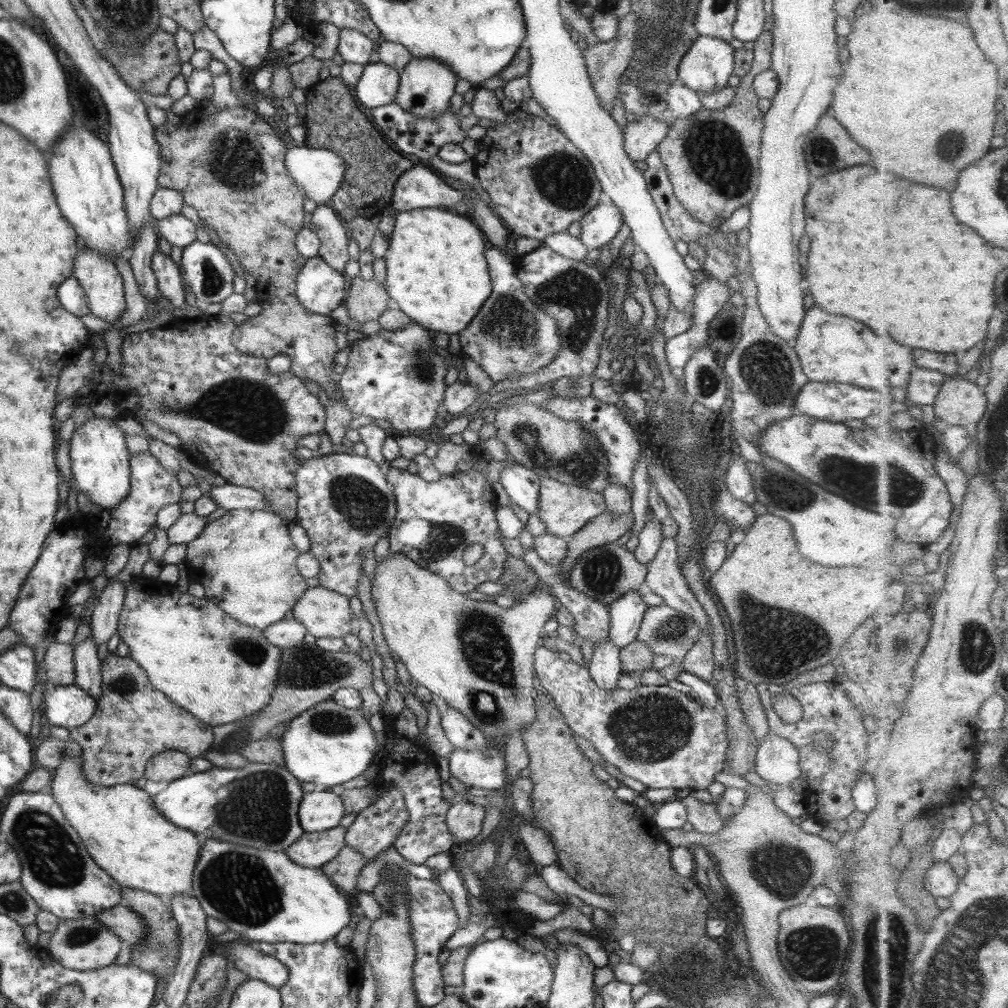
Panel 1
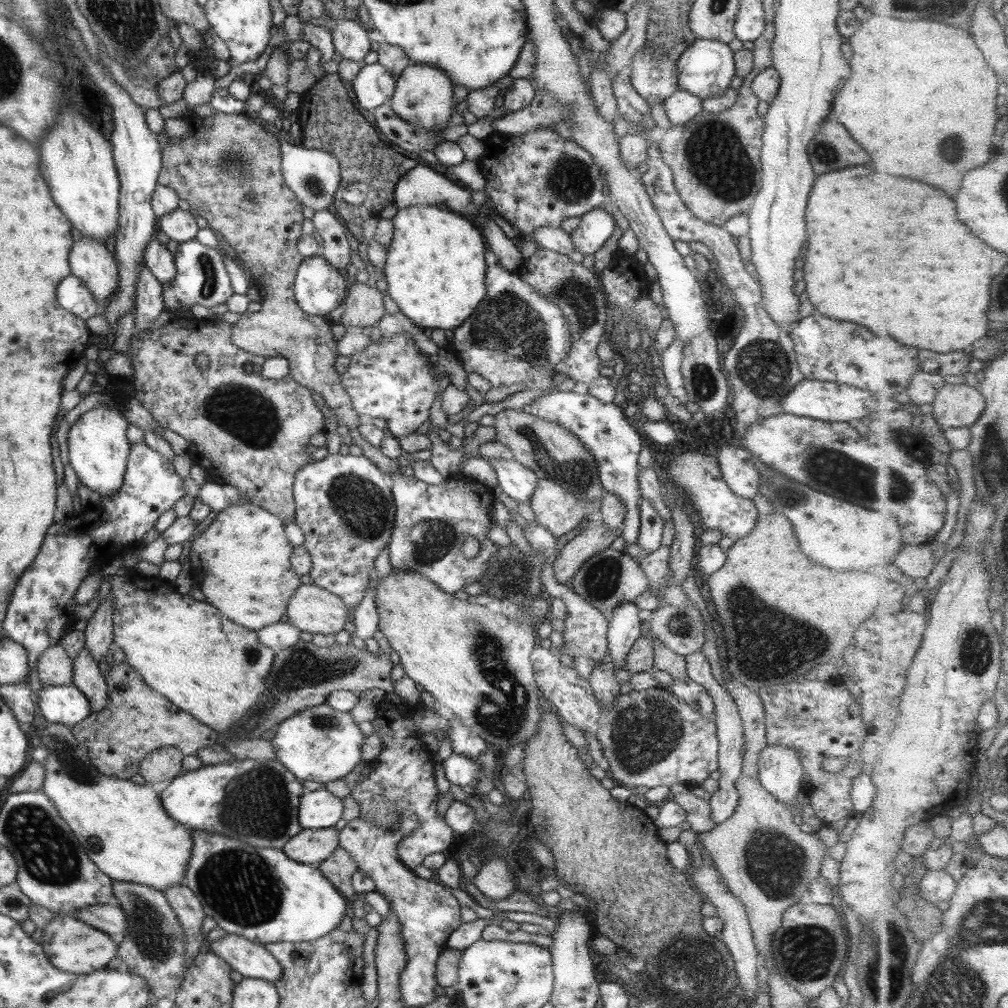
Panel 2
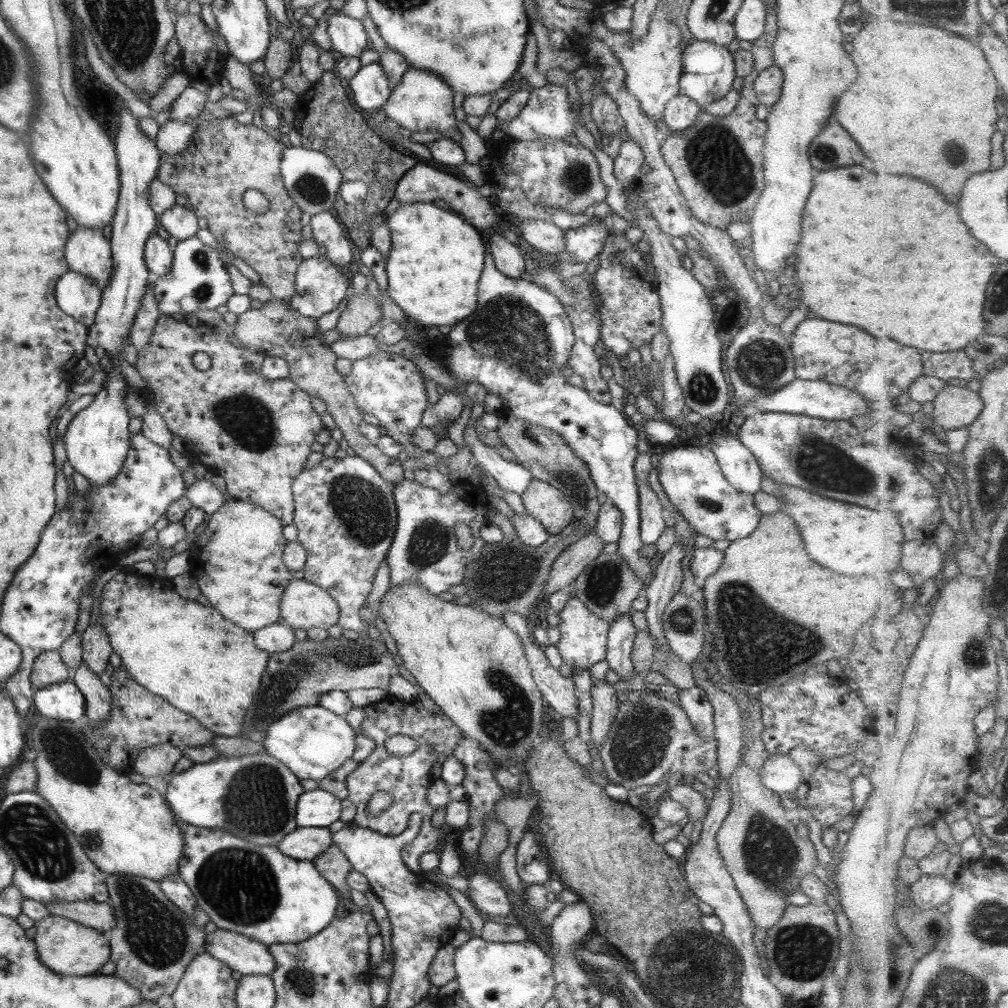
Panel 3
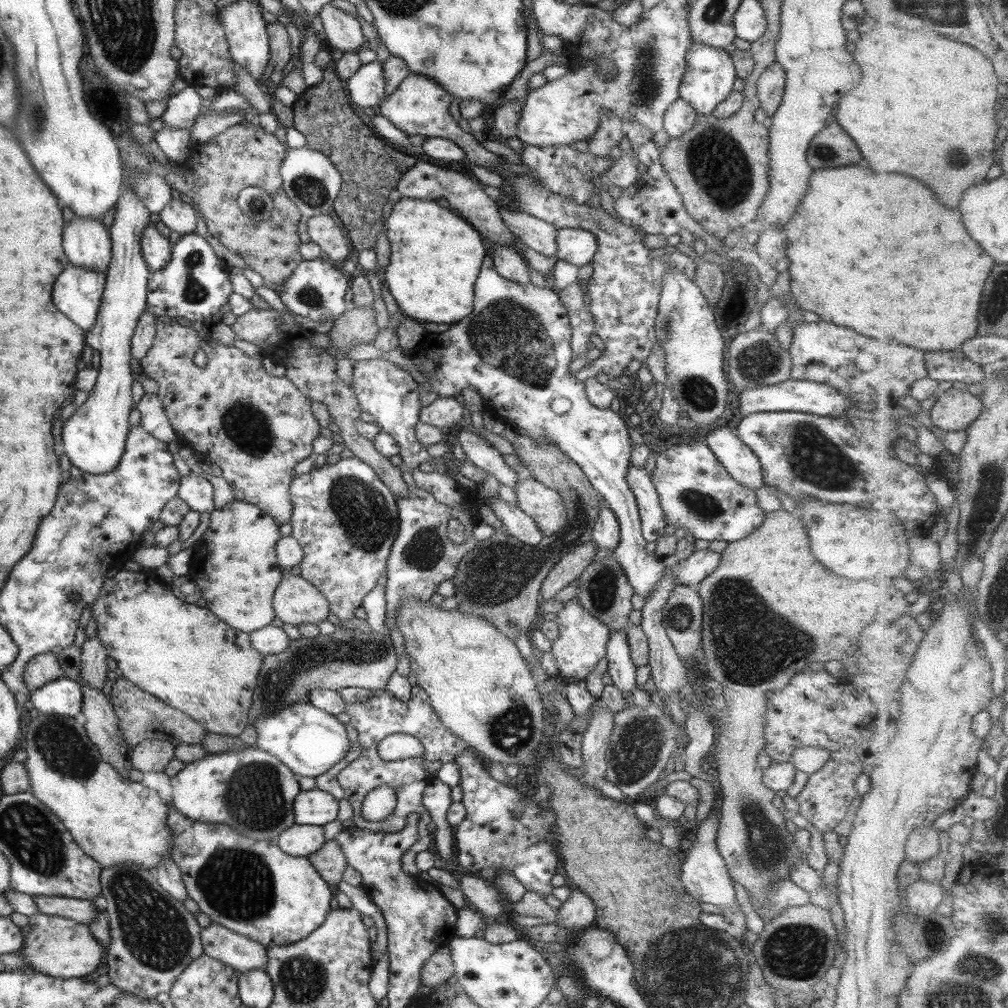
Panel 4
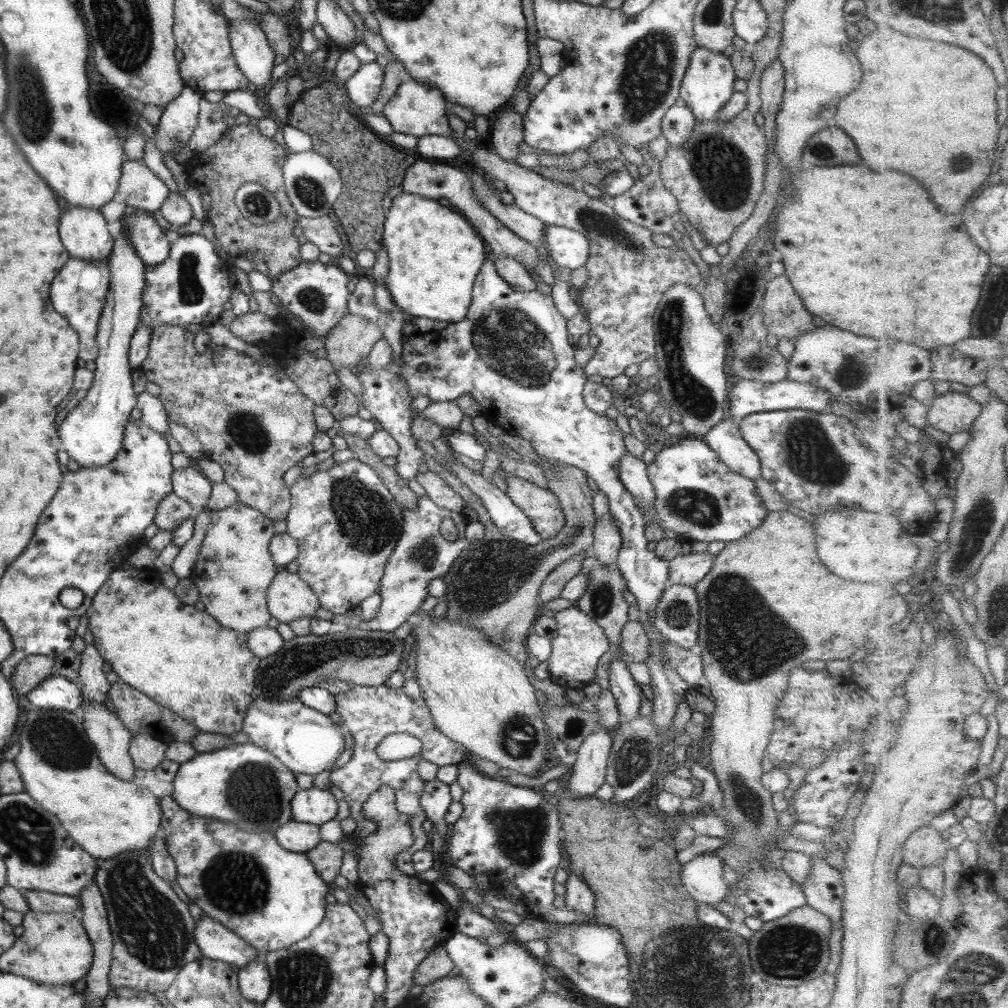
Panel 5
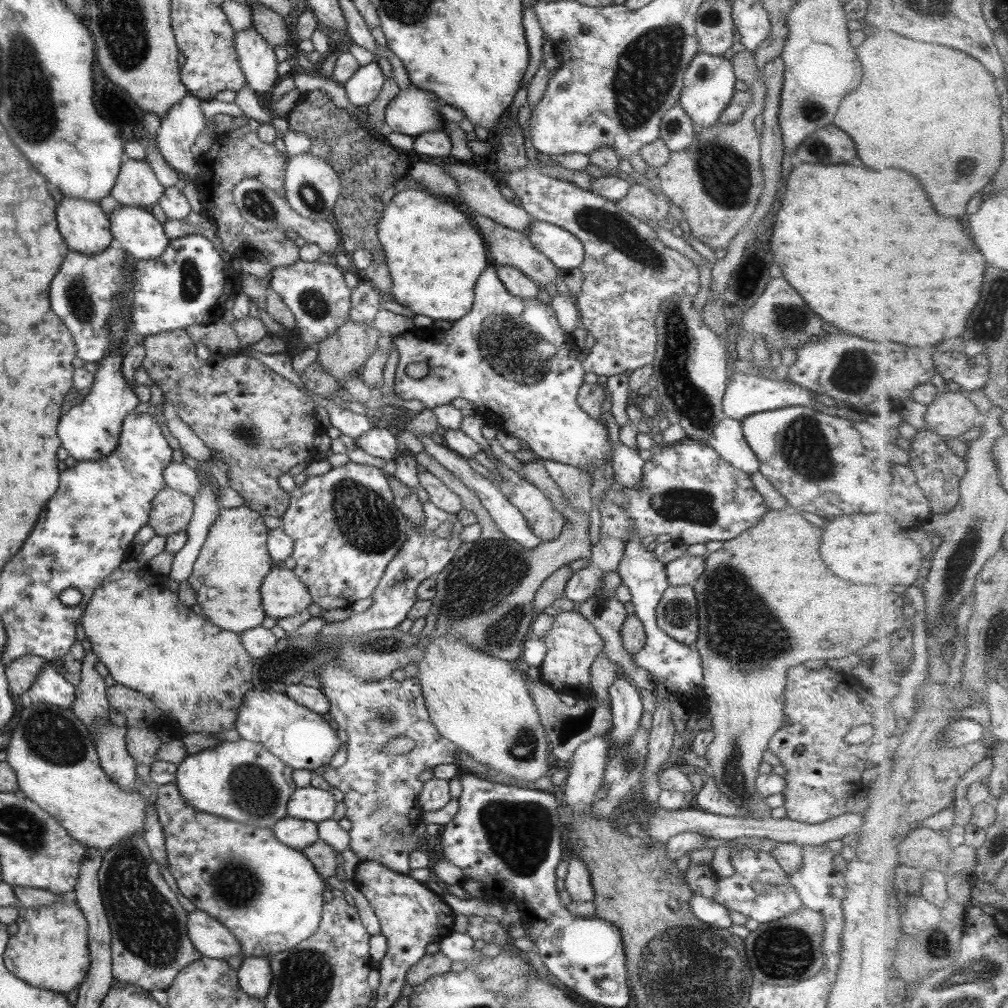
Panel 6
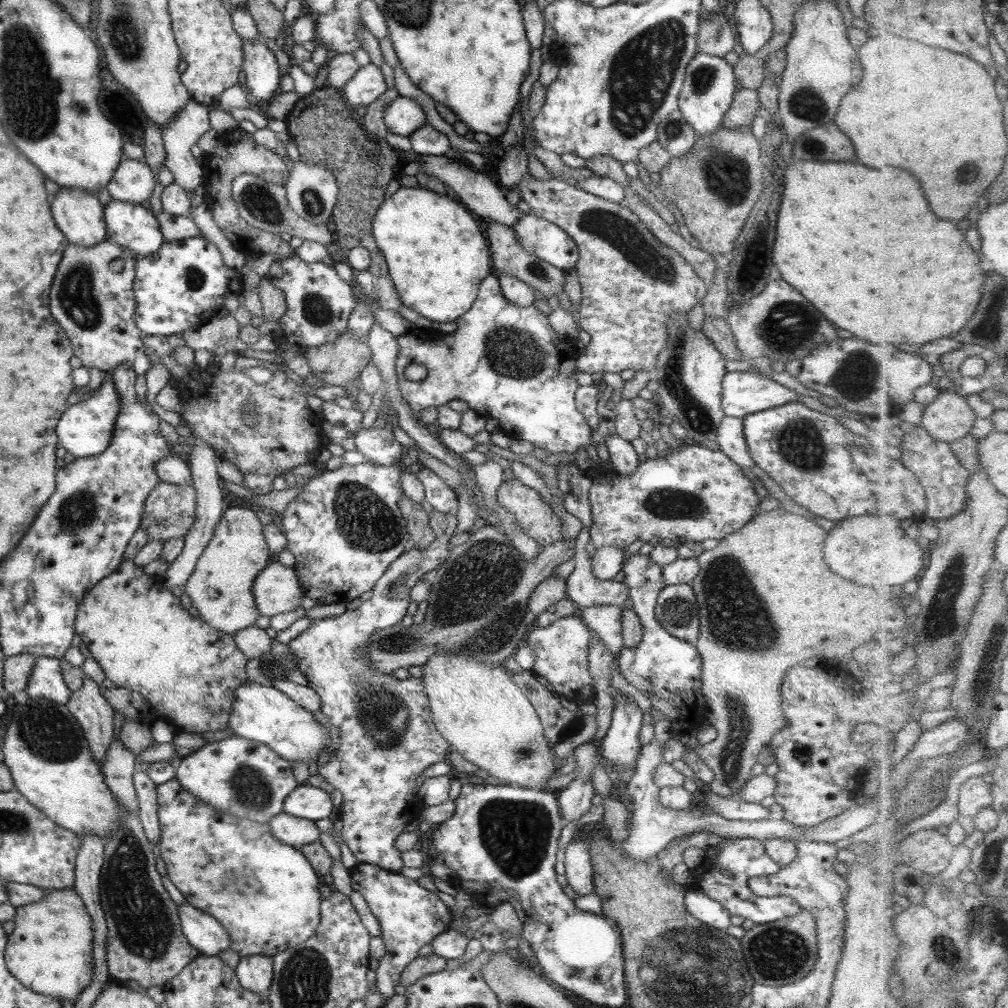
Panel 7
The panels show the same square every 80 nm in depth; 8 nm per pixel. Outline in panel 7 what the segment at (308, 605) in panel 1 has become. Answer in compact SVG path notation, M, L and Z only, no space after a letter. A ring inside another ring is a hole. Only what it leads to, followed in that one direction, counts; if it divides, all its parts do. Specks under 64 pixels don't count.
M271 559L253 578L253 601L259 616L291 612L301 604L303 590L292 568Z

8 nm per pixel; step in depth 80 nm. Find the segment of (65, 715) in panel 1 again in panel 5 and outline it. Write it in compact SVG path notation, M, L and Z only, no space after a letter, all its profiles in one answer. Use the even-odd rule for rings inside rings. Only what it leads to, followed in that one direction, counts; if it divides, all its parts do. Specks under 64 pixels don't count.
M51 674L44 679L26 695L33 707L73 712L81 706L81 691L77 689L77 685L73 685L61 675Z

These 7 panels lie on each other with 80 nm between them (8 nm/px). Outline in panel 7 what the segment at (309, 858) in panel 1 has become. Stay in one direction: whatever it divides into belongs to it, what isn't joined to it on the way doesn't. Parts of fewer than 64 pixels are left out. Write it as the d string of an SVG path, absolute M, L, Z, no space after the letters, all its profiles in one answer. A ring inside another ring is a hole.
M281 811L268 820L272 836L283 844L298 849L303 844L318 841L318 828L313 821L297 818Z

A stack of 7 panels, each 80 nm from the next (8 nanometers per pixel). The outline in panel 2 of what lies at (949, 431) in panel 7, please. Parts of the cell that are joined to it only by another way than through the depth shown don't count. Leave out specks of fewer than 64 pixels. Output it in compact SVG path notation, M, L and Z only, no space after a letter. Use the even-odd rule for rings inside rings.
M947 383L932 402L936 421L946 428L971 427L986 411L986 400L979 387Z

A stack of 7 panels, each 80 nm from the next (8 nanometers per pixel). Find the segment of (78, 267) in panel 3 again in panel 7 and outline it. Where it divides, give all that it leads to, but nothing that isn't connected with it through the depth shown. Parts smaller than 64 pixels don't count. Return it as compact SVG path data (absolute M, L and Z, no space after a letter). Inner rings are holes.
M58 188L51 200L51 218L71 244L90 247L107 238L103 206L95 194L80 188Z

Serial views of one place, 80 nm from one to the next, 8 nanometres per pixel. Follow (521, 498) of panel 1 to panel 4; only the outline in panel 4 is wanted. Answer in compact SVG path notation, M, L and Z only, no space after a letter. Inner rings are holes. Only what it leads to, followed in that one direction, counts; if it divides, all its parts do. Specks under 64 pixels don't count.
M460 430L456 437L457 444L463 450L467 460L471 460L477 468L490 473L497 482L511 488L514 487L519 476L504 463L495 448L488 447L470 431Z

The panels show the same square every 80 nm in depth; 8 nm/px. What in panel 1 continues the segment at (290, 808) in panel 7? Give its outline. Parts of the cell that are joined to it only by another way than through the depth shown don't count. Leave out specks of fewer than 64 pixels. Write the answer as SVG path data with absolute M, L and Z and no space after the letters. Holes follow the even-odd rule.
M316 789L305 793L298 804L298 821L303 832L330 830L339 824L344 808L339 795Z

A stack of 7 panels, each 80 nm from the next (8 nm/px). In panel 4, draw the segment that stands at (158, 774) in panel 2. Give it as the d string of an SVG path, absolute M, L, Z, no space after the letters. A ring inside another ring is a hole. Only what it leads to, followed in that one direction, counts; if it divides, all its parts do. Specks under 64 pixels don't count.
M155 739L141 740L129 750L132 768L139 772L162 772L163 767L173 759L174 747L168 742Z

